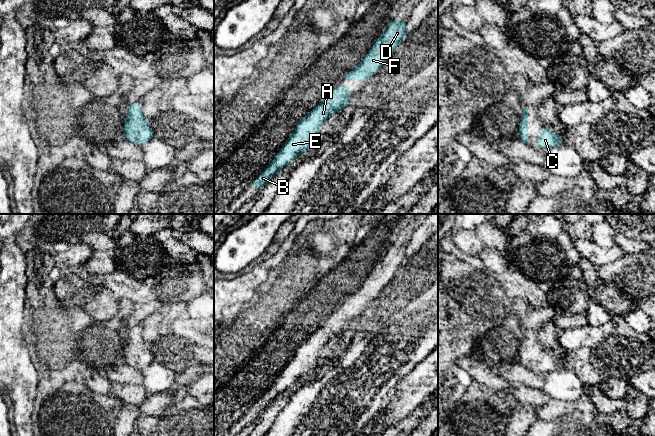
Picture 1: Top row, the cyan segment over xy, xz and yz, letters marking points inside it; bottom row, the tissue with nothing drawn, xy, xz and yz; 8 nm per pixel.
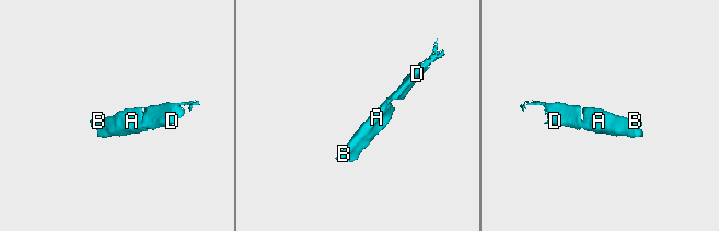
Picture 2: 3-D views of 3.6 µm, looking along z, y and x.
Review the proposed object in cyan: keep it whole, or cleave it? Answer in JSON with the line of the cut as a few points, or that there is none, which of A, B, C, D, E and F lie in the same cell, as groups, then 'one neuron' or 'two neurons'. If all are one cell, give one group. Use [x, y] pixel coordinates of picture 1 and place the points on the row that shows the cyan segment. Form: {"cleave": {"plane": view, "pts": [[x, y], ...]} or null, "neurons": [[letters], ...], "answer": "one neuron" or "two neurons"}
{"cleave": null, "neurons": [["A", "B", "C", "D", "E", "F"]], "answer": "one neuron"}

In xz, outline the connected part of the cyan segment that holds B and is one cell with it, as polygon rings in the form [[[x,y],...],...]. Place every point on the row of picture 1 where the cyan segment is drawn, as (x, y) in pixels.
[[[341,84],[331,93],[331,99],[338,104],[329,105],[327,98],[311,110],[295,127],[291,136],[276,154],[266,169],[250,185],[250,188],[261,190],[265,184],[294,158],[304,151],[312,149],[317,141],[321,125],[334,113],[341,111],[350,104],[350,89]]]

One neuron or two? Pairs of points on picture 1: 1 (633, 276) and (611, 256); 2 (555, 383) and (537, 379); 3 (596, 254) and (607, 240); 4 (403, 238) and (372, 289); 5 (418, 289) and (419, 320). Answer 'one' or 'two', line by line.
1: two
2: two
3: two
4: one
5: one

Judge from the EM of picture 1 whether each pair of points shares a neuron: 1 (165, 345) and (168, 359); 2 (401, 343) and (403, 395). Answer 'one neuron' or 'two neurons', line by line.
1: one neuron
2: two neurons

